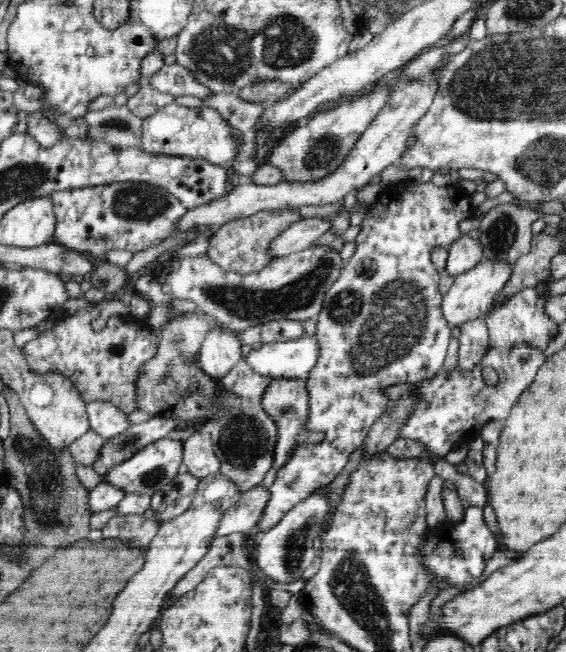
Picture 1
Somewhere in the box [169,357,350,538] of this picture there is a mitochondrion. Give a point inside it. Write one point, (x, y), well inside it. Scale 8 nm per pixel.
(242, 441)

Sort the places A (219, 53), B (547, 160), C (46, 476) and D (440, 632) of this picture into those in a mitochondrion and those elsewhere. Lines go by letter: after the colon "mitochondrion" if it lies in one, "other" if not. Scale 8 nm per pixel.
A: mitochondrion
B: mitochondrion
C: mitochondrion
D: other

